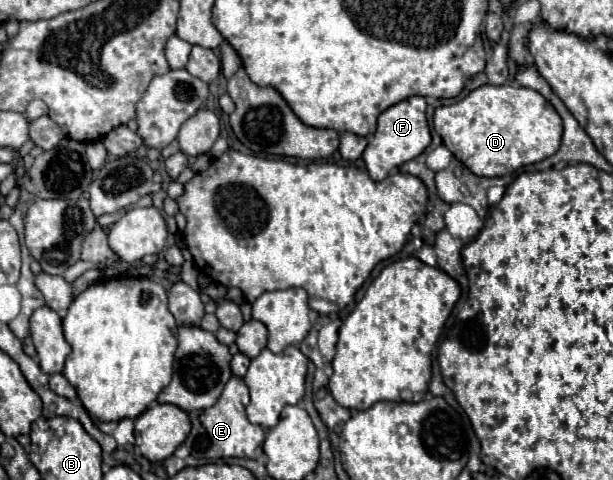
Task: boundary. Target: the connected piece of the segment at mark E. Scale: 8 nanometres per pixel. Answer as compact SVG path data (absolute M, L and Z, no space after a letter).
M232 377L210 409L192 411L192 431L186 439L186 447L190 449L190 455L196 459L226 459L226 457L244 457L244 459L258 459L262 455L262 445L266 439L266 433L260 425L252 425L246 417L246 405L248 405L248 387L240 377Z

